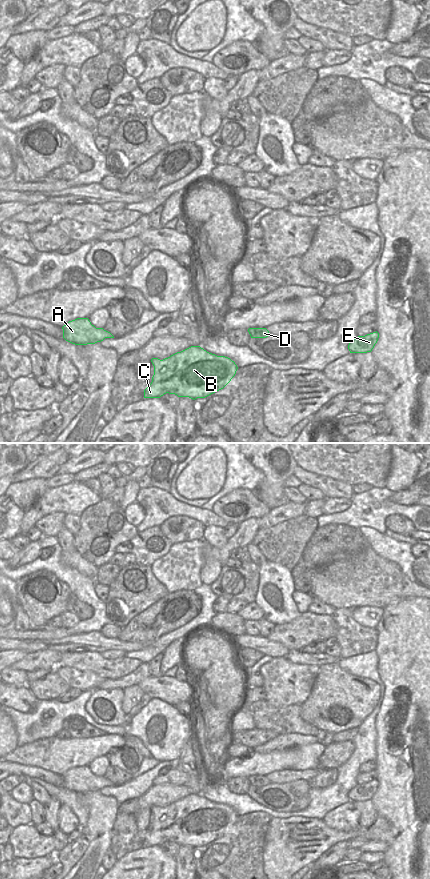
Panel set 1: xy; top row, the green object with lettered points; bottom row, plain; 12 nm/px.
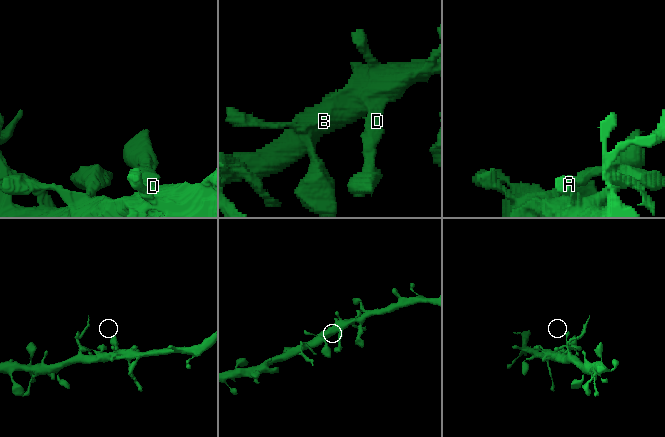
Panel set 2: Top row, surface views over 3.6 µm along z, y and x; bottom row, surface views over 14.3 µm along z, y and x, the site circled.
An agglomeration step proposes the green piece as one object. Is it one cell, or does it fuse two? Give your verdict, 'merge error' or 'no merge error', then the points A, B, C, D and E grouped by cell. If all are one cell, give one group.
no merge error; groups A B C D E

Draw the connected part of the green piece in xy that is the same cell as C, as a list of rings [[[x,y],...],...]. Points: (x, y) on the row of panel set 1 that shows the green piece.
[[[191,346],[168,358],[152,358],[154,375],[151,384],[144,390],[144,398],[160,398],[166,393],[193,400],[205,398],[223,389],[235,376],[237,365],[230,358],[209,353],[200,346]]]

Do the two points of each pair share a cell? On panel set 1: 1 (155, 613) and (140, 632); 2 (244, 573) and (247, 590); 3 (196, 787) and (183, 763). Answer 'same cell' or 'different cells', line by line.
1: same cell
2: same cell
3: same cell

